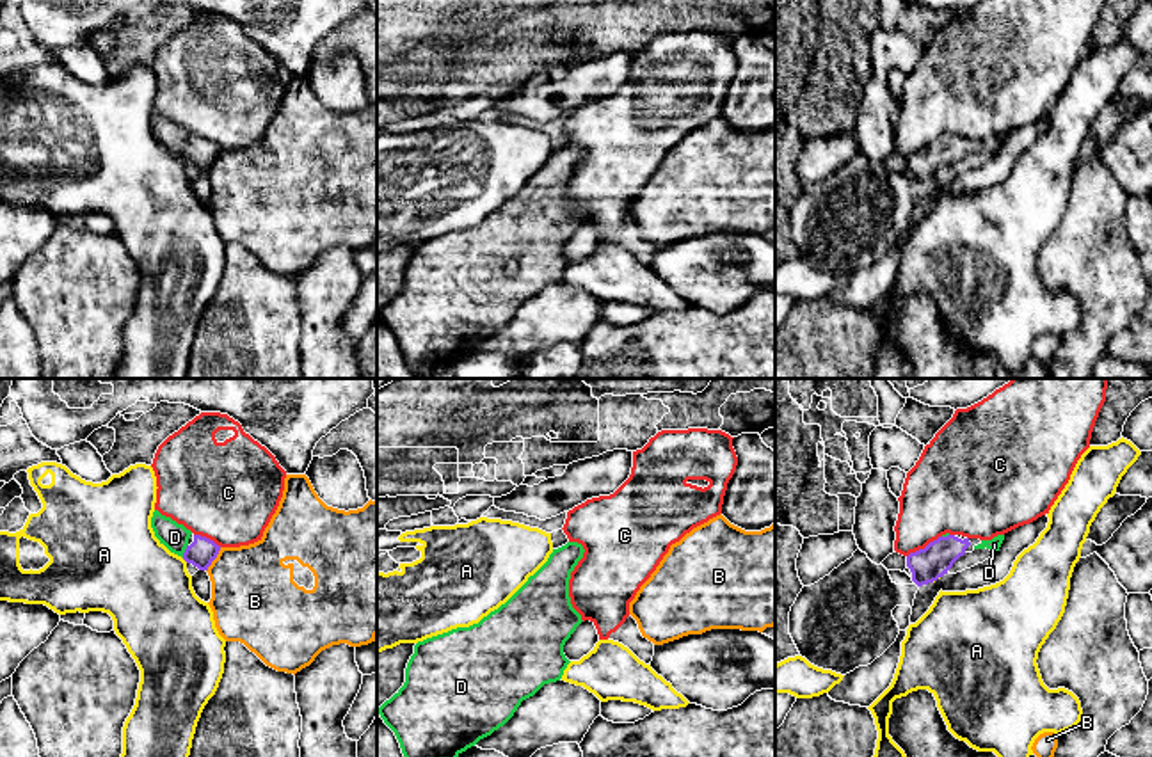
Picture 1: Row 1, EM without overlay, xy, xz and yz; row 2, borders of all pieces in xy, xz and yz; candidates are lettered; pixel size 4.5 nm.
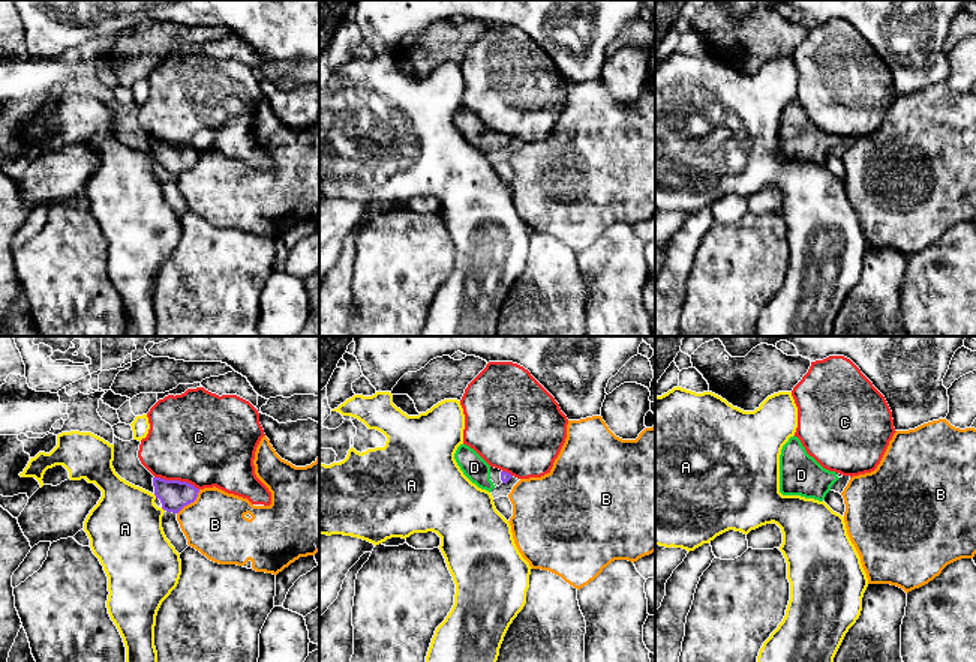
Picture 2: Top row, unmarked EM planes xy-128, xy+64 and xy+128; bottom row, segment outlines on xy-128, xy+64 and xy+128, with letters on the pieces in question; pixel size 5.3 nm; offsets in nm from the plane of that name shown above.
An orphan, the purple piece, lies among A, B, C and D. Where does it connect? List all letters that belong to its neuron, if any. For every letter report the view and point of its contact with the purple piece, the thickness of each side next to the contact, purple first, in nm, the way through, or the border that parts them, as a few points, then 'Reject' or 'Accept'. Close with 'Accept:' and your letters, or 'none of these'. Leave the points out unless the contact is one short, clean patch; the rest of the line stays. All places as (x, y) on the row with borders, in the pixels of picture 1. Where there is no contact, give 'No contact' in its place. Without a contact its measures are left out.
A: Touches purple at xy (185, 560). Thickness 120 nm (purple) against 400 nm. Reject
B: Touches purple at xy (214, 558). Thickness 120 nm (purple) against 380 nm. Reject
C: Touches purple at yz (925, 548). Thickness 160 nm (purple) against 340 nm. Reject
D: Touches purple at xy (185, 551). Thickness 120 nm (purple) against 120 nm. Path across: xy (201, 551), (185, 551), (175, 537). Accept
Accept: D

